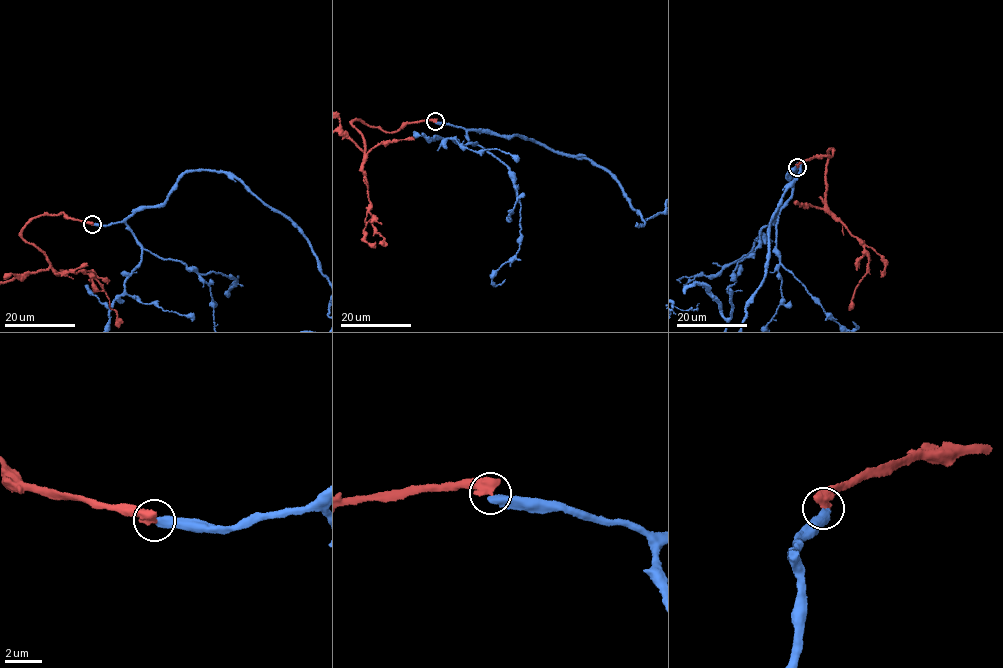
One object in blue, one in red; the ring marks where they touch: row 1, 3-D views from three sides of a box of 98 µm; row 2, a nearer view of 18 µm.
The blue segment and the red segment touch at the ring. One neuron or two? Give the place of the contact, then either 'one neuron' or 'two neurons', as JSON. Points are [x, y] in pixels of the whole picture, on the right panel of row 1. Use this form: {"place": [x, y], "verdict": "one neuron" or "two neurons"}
{"place": [797, 167], "verdict": "two neurons"}

